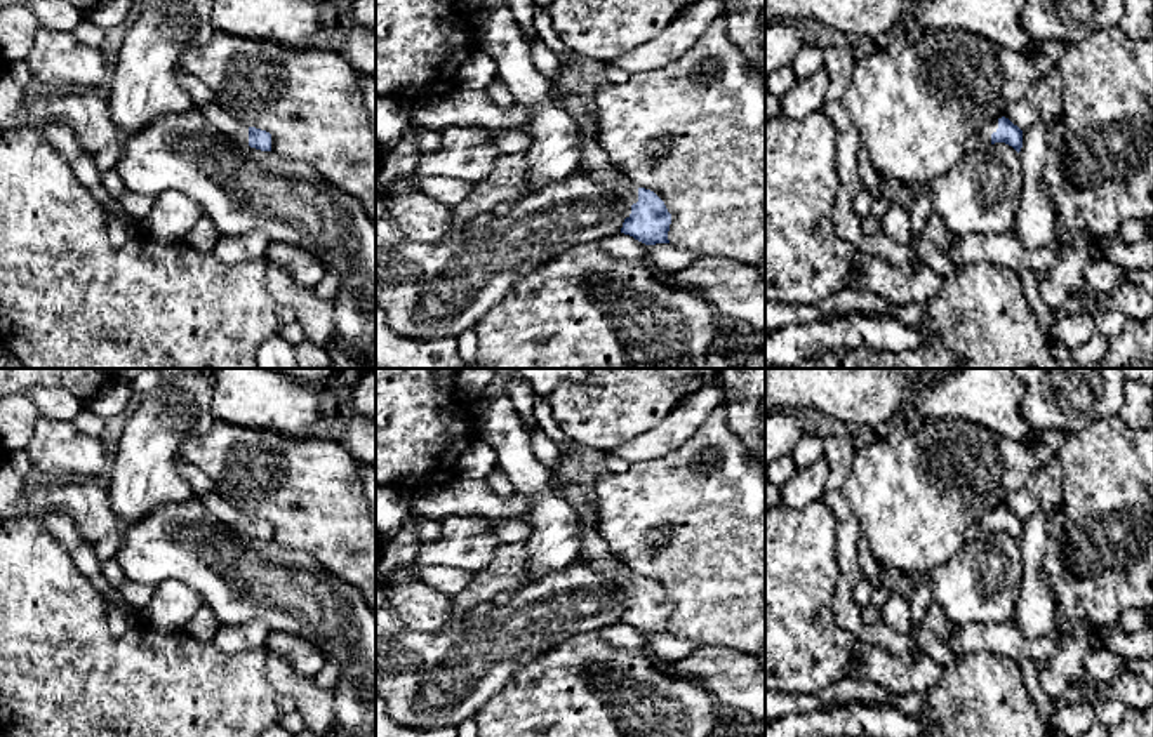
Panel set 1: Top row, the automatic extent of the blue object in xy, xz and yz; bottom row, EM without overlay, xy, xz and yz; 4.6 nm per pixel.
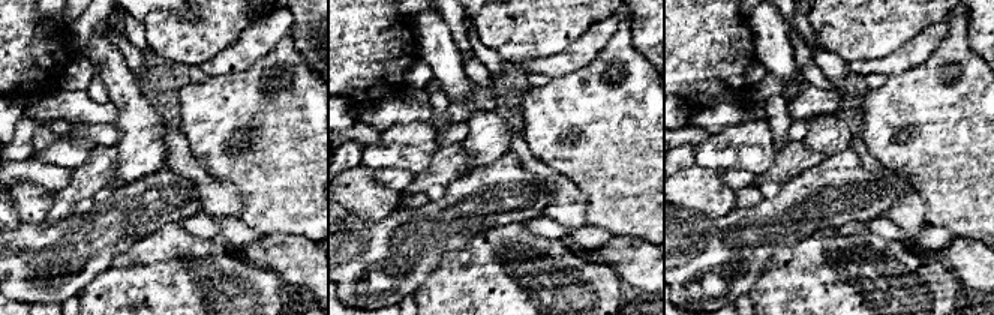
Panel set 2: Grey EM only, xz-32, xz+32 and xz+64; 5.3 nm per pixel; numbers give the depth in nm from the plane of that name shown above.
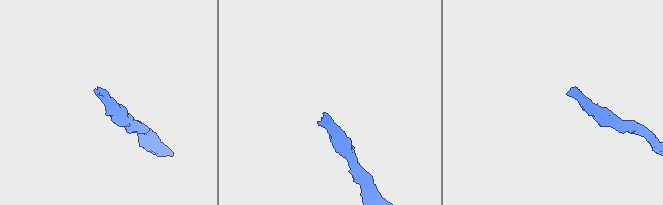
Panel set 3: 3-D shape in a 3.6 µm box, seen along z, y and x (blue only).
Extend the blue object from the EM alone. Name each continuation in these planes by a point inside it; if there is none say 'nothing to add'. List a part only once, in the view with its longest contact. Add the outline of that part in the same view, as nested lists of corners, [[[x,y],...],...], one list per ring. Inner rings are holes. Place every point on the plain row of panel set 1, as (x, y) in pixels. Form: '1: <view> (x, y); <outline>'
1: xz (595, 551); [[[583,523],[579,558],[595,572],[605,575],[617,588],[623,603],[630,607],[631,594],[638,591],[638,575],[610,553],[596,525]]]

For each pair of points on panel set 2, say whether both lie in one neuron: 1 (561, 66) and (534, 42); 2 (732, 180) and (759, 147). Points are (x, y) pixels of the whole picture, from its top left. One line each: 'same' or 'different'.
1: different
2: different

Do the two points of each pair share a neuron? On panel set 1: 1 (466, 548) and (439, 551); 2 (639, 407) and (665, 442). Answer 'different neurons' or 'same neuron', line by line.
1: same neuron
2: different neurons

